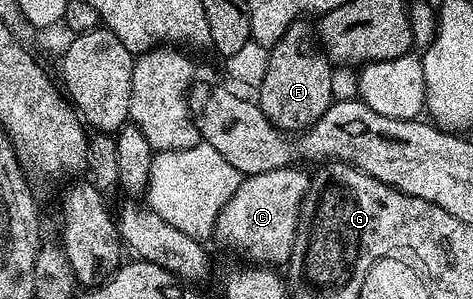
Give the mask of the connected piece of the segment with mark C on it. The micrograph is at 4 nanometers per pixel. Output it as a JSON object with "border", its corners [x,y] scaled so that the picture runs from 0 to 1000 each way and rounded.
{"border":[[[615,552],[522,585],[461,709],[455,793],[465,793],[486,833],[518,849],[526,880],[598,893],[617,860],[638,679],[655,645],[653,572],[626,565],[624,552]]]}

